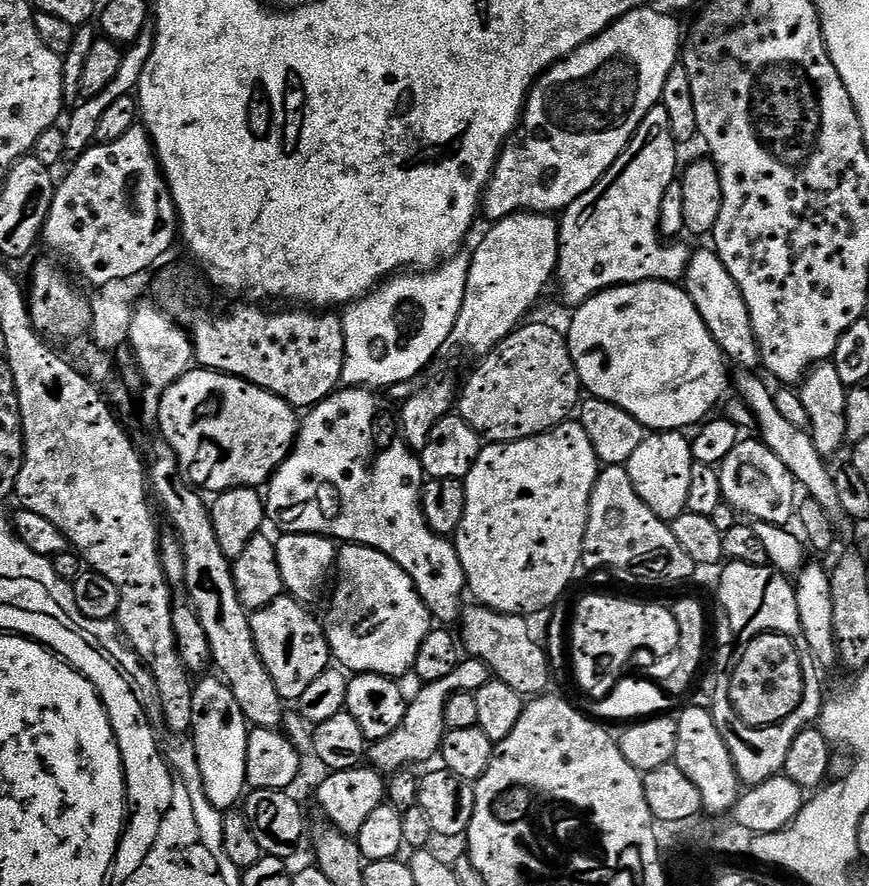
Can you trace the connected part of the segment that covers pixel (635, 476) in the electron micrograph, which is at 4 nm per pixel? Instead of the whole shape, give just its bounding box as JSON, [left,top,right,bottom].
[626,430,693,522]

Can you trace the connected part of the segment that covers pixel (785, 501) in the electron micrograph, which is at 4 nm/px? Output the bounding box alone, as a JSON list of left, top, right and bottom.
[718,438,798,525]

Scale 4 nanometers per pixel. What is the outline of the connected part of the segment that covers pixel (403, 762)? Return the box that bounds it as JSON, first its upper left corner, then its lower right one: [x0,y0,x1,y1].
[366,658,493,774]

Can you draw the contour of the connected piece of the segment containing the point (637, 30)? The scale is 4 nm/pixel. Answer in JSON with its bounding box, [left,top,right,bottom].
[482,7,682,221]

